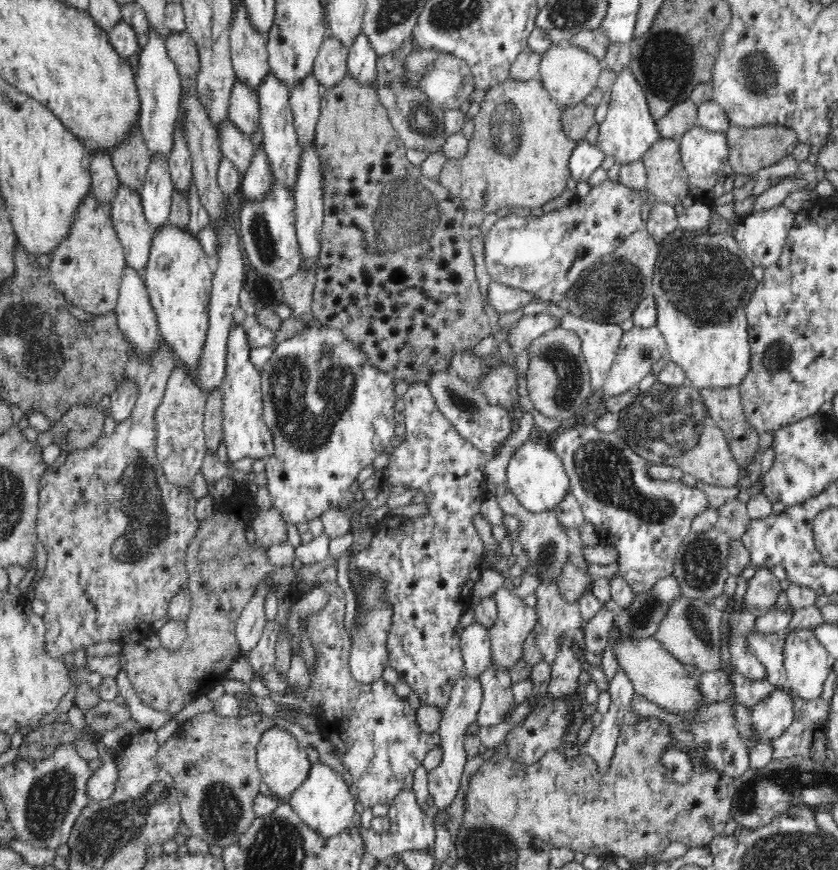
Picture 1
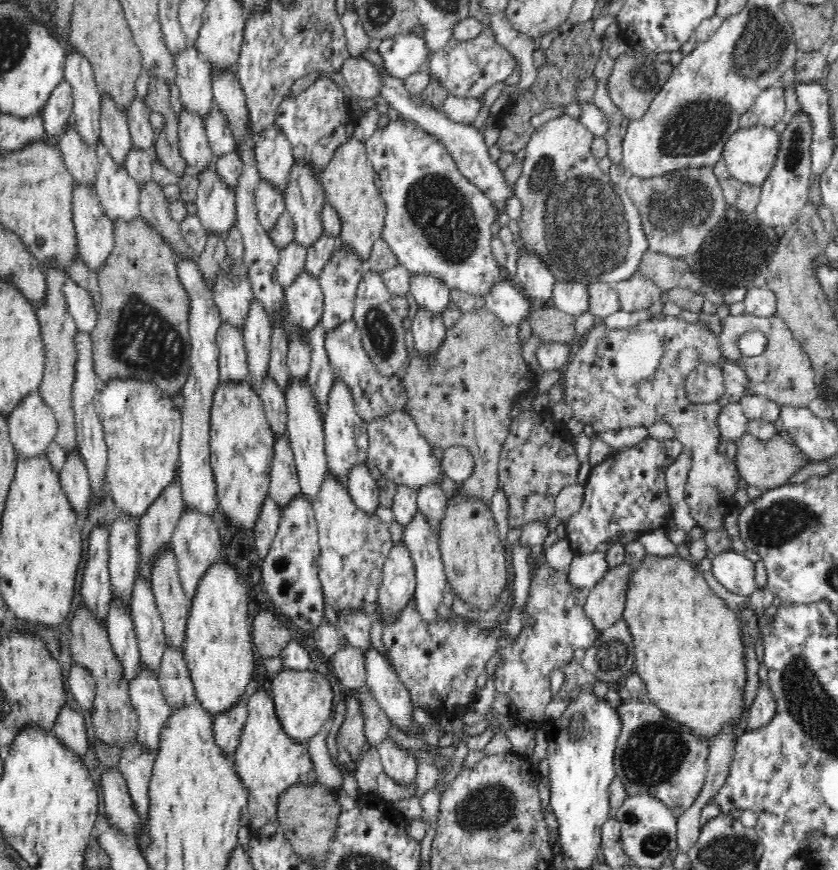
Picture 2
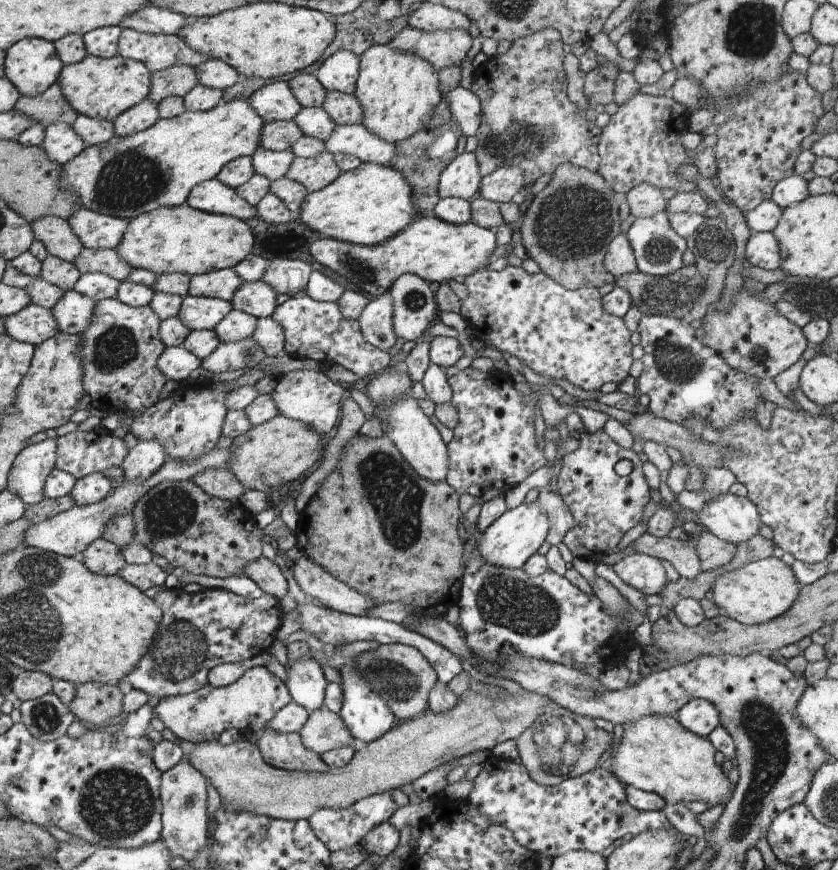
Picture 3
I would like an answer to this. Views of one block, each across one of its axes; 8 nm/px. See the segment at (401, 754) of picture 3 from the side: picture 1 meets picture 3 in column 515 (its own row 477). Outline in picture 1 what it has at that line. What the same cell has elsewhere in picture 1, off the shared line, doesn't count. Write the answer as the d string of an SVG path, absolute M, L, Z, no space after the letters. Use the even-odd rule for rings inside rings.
M658 381L647 391L640 391L635 401L619 412L619 426L615 432L649 463L681 468L710 486L737 487L740 468L736 458L724 431L709 416L698 391L688 383L672 387Z

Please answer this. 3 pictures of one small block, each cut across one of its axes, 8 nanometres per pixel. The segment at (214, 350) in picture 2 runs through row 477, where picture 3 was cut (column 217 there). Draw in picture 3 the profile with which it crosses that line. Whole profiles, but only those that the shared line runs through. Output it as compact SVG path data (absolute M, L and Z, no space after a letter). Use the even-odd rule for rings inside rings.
M217 178L200 182L192 188L187 203L194 208L226 216L233 216L242 220L256 217L254 206L242 200L235 189L226 186Z

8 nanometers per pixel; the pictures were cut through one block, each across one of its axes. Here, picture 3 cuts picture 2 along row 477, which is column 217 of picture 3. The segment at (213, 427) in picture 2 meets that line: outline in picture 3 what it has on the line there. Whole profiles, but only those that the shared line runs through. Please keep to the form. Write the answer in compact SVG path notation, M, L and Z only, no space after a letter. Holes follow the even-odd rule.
M187 202L179 207L155 209L129 221L127 234L116 250L134 268L157 275L178 273L192 276L234 267L251 255L255 246L255 233L247 221L212 214Z

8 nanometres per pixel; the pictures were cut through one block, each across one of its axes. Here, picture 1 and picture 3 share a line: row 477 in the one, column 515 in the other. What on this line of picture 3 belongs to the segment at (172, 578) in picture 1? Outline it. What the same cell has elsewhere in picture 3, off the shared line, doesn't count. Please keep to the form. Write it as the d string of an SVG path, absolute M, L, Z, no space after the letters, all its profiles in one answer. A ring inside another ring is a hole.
M546 28L540 32L515 40L505 54L496 54L484 64L475 68L474 82L470 90L476 93L482 107L482 122L476 132L478 145L475 155L479 161L480 174L487 174L504 168L518 166L526 173L527 184L540 184L548 173L556 172L562 164L575 164L579 167L597 171L599 168L599 142L603 129L586 118L585 111L574 106L566 98L566 74L562 70L562 40L556 28Z

